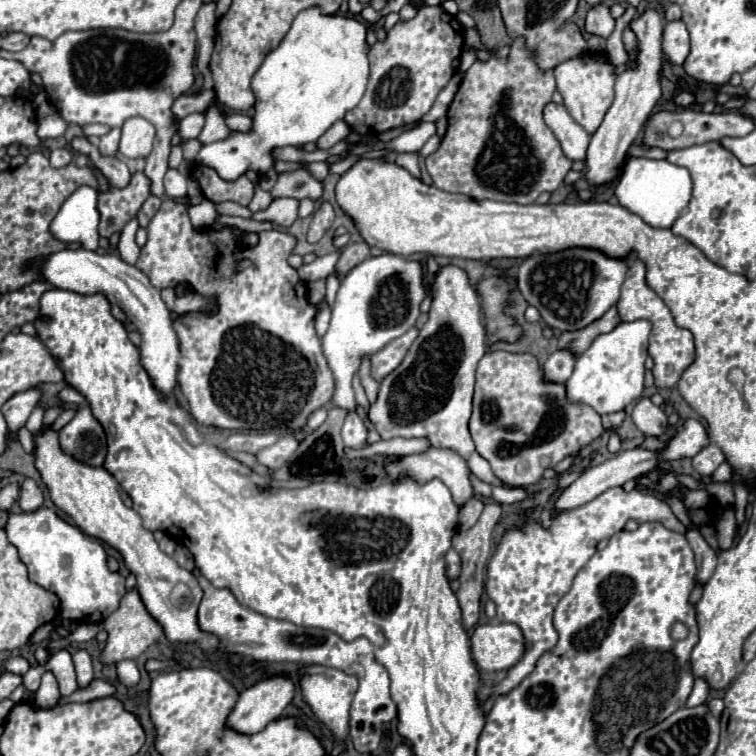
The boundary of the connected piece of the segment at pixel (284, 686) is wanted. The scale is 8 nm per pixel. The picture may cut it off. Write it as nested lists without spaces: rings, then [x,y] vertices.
[[[265,678],[243,690],[225,726],[239,734],[257,734],[269,722],[277,720],[295,694],[295,684],[285,678]]]

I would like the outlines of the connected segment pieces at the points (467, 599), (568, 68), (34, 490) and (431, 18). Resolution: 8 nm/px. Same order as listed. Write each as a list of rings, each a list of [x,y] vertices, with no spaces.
[[[491,502],[485,506],[485,510],[481,512],[477,524],[473,528],[469,528],[467,532],[455,534],[453,538],[453,548],[457,550],[457,554],[461,556],[463,562],[463,570],[459,576],[459,590],[455,592],[457,600],[459,600],[459,608],[461,608],[461,624],[465,630],[475,628],[477,620],[479,620],[479,602],[481,602],[481,594],[483,594],[483,580],[485,580],[485,566],[489,562],[491,556],[491,532],[495,528],[495,524],[501,518],[501,506],[497,502]]]
[[[583,52],[577,58],[569,58],[555,66],[554,76],[556,89],[563,97],[563,104],[573,120],[583,126],[589,134],[593,134],[603,122],[605,112],[613,102],[613,82],[615,82],[615,66],[603,52]]]
[[[25,478],[23,486],[21,486],[19,504],[21,504],[23,512],[33,512],[33,510],[41,508],[41,504],[43,504],[43,494],[41,494],[39,486],[31,478]]]
[[[419,2],[419,4],[421,4],[421,8],[413,20],[395,24],[387,32],[387,40],[371,46],[371,50],[367,54],[369,66],[371,66],[367,90],[365,90],[361,102],[351,112],[345,114],[345,122],[359,136],[375,136],[375,134],[399,128],[403,124],[421,120],[433,106],[441,88],[451,80],[451,76],[459,68],[459,58],[461,58],[461,52],[465,46],[463,26],[457,22],[457,18],[449,16],[441,6],[423,6],[423,2]]]

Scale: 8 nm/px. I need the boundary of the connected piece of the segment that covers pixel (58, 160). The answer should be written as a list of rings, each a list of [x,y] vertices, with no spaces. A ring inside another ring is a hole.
[[[61,148],[61,150],[53,150],[51,156],[49,156],[49,162],[53,168],[63,168],[67,164],[71,164],[73,160],[73,154],[67,150],[67,148]]]

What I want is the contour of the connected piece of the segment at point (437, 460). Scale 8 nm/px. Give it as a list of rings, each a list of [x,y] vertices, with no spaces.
[[[431,448],[425,454],[405,456],[401,466],[385,466],[385,470],[389,470],[389,480],[397,480],[405,474],[417,478],[417,482],[441,478],[441,482],[445,482],[445,486],[451,490],[457,506],[463,506],[473,496],[467,460],[459,454],[453,454],[451,450]]]

